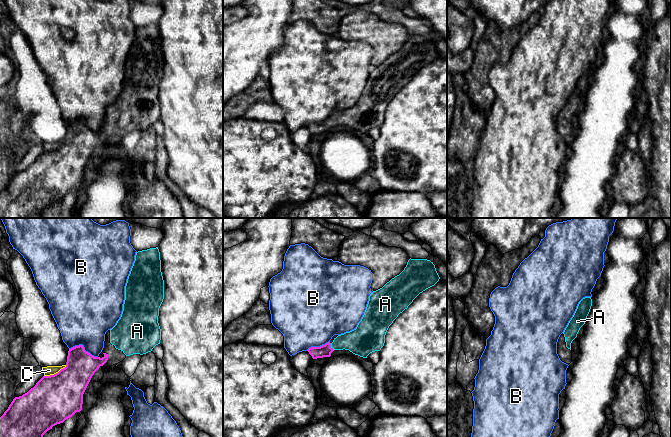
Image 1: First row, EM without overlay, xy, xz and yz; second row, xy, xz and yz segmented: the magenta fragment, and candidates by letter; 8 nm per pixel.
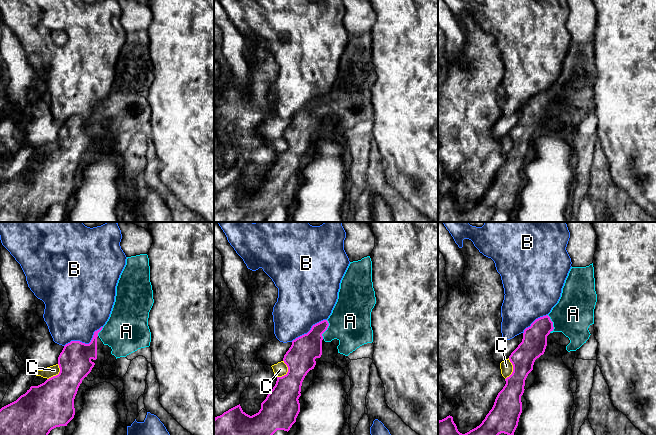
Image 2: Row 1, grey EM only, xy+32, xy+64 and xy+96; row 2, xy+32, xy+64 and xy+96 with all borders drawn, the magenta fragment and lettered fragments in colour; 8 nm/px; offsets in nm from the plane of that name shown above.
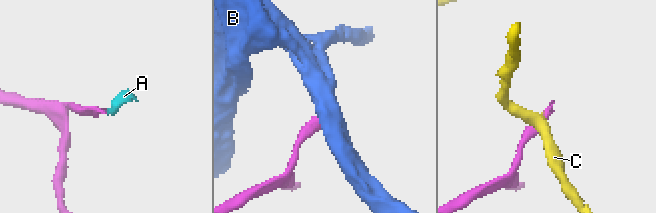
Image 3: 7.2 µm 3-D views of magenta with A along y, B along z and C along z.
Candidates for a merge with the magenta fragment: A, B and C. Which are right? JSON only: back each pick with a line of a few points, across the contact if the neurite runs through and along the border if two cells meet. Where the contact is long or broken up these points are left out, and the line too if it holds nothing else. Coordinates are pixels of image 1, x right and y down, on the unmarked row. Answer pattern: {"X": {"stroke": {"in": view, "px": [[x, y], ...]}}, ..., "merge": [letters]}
{"A": {"stroke": {"in": "xz", "px": [[325, 126], [330, 122], [342, 117], [360, 117]]}}, "merge": ["A"]}

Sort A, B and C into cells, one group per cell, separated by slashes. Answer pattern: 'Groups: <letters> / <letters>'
Groups: A / B / C

